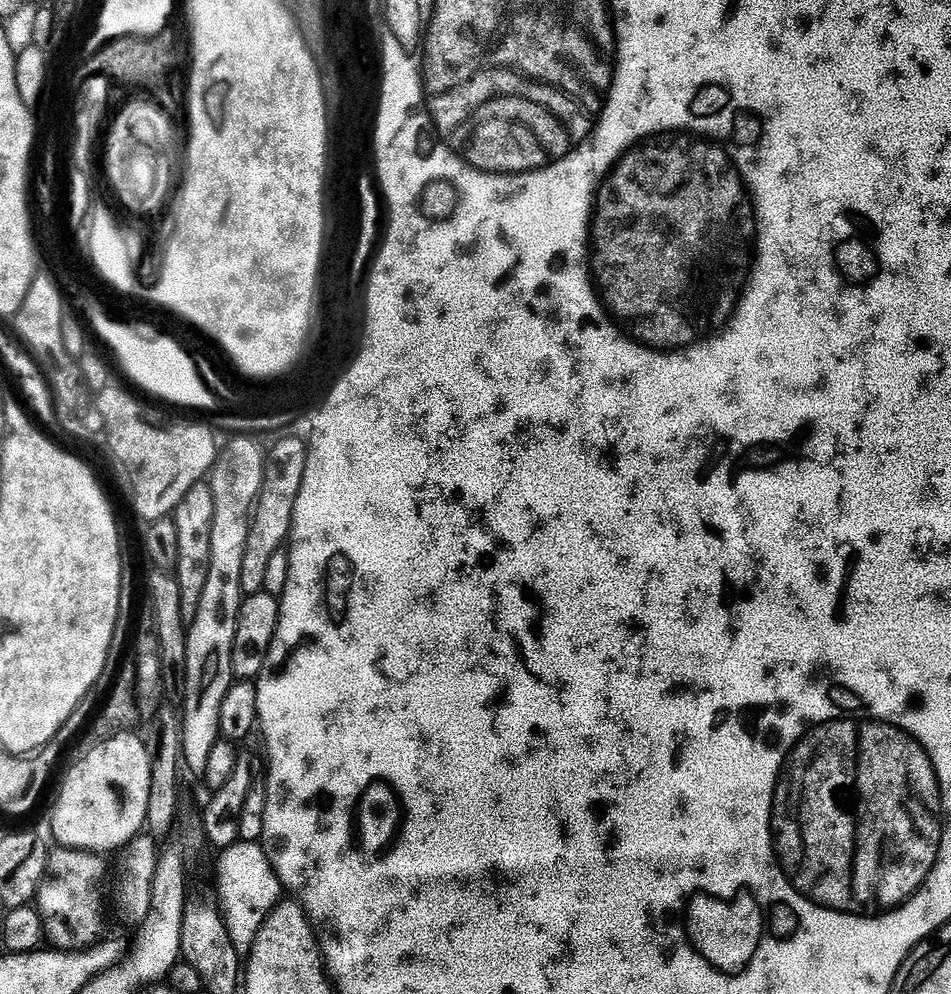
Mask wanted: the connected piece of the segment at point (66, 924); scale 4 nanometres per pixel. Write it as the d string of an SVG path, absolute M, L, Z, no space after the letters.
M53 847L48 853L48 874L40 884L40 892L37 894L34 904L40 915L44 917L44 926L47 937L53 940L55 947L60 950L84 950L89 946L97 943L101 939L100 931L104 928L104 896L100 893L100 879L104 876L104 860L103 855L94 852L80 852L76 848Z

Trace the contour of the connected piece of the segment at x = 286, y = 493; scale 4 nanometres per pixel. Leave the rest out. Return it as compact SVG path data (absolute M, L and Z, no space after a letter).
M286 462L290 470L284 470L288 478L276 478L274 470L270 478L264 478L260 497L252 513L250 534L246 538L246 554L242 554L242 578L240 591L244 596L253 596L264 591L266 569L270 558L279 548L285 547L286 539L292 535L292 519L294 518L294 502L298 502L298 490L302 490L302 462Z

